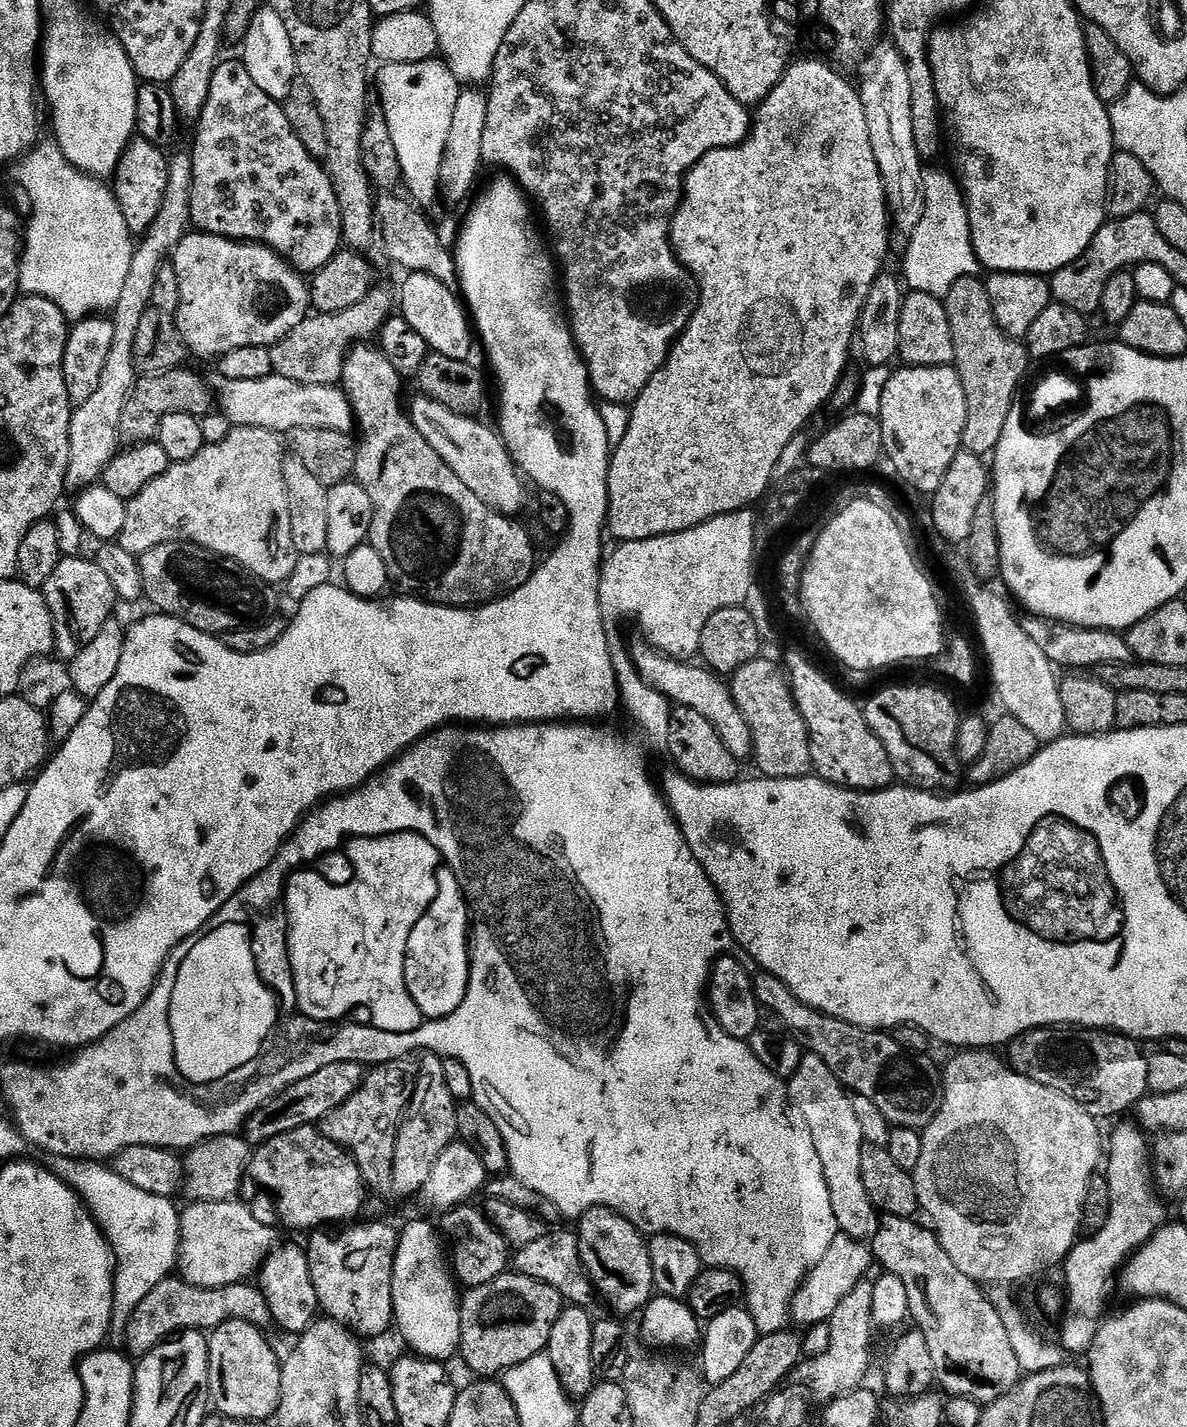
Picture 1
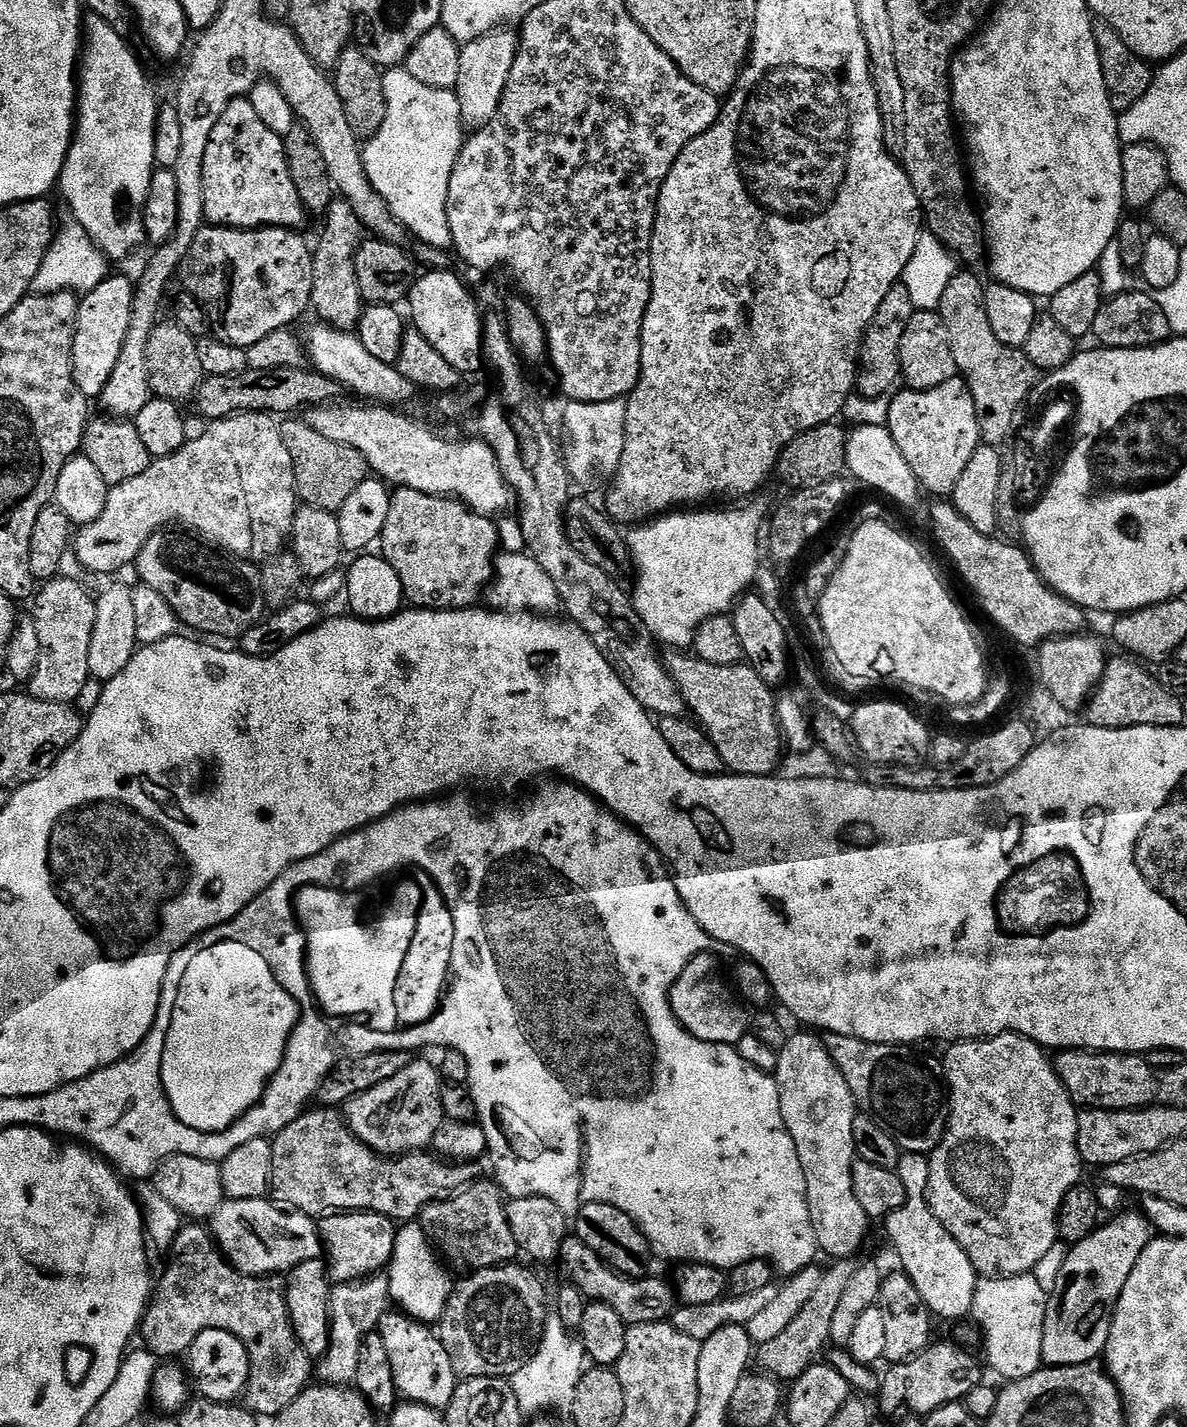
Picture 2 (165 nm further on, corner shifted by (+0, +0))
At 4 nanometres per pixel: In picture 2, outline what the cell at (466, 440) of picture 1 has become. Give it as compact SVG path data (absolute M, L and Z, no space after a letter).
M315 322L302 332L302 343L311 367L317 372L328 376L345 389L353 388L357 397L380 406L404 406L414 393L414 386L398 369L395 364L378 362L362 346L359 335L355 331L342 328L332 328L329 324Z

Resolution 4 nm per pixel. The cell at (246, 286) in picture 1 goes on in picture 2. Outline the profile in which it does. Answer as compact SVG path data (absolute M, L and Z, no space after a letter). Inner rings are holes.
M205 226L201 228L198 238L194 238L194 242L190 242L190 250L186 254L186 258L180 263L178 269L178 280L184 283L183 291L188 293L197 300L205 317L208 320L209 329L216 330L220 324L219 339L225 340L228 344L233 344L235 348L247 350L250 346L254 346L254 342L262 342L262 338L266 338L266 334L274 334L275 332L283 332L293 327L292 323L299 318L305 311L309 311L312 303L312 248L310 244L300 237L299 231L293 230L287 226L261 226L255 230L241 230L239 228L221 228L219 226ZM220 276L232 276L232 281L228 284L228 297L220 304Z

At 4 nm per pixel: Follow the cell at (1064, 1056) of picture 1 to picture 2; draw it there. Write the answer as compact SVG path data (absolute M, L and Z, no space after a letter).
M1060 1050L1055 1053L1054 1067L1065 1090L1072 1095L1072 1103L1090 1108L1147 1108L1157 1103L1157 1073L1140 1054L1117 1054L1115 1052L1089 1052L1087 1050Z

